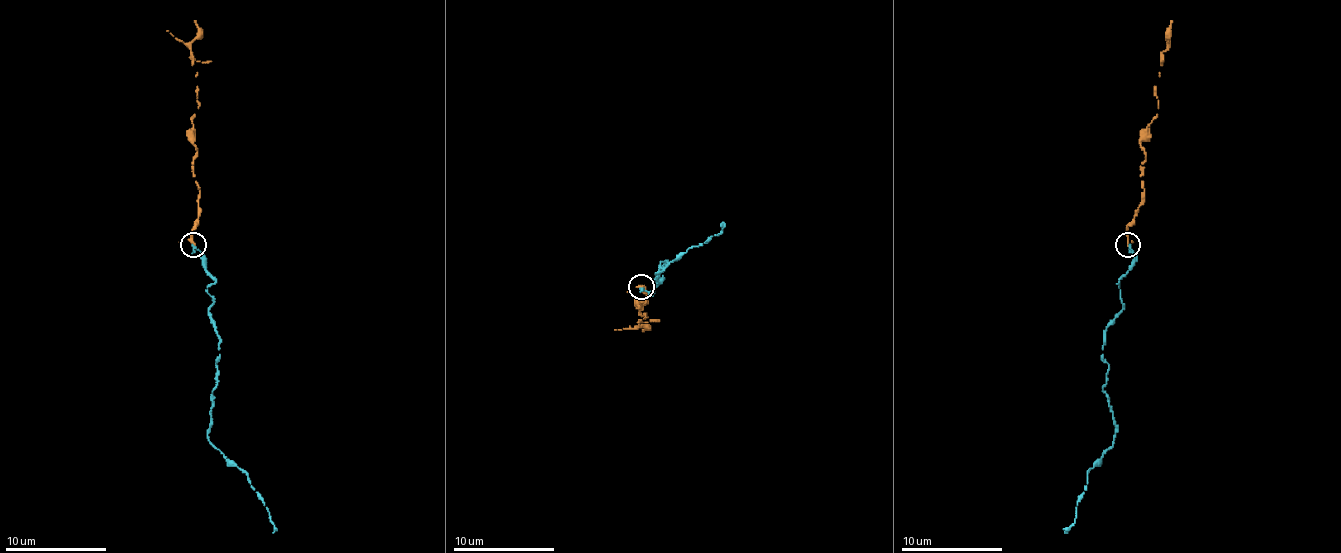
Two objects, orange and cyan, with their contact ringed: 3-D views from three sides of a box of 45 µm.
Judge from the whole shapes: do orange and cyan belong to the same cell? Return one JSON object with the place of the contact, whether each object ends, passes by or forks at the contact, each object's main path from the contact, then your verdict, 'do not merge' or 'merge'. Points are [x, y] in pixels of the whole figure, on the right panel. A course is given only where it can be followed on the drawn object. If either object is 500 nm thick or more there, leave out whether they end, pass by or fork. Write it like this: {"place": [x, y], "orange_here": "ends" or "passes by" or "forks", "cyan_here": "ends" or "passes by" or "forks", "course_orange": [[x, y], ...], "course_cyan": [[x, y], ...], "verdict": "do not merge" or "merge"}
{"place": [1128, 244], "orange_here": "passes by", "cyan_here": "ends", "course_orange": [[1127, 245], [1127, 227], [1145, 194], [1145, 149], [1140, 134], [1157, 113], [1155, 86], [1172, 20]], "course_cyan": [[1130, 245], [1122, 306], [1102, 349], [1114, 440], [1064, 533]], "verdict": "merge"}

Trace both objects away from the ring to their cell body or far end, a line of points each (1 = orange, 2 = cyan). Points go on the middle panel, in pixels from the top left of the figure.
1: (640, 286), (648, 304), (640, 299), (643, 316), (645, 314), (638, 326), (645, 326), (643, 331)
2: (640, 289), (648, 294), (661, 281), (663, 261), (656, 273), (716, 235), (721, 223)

